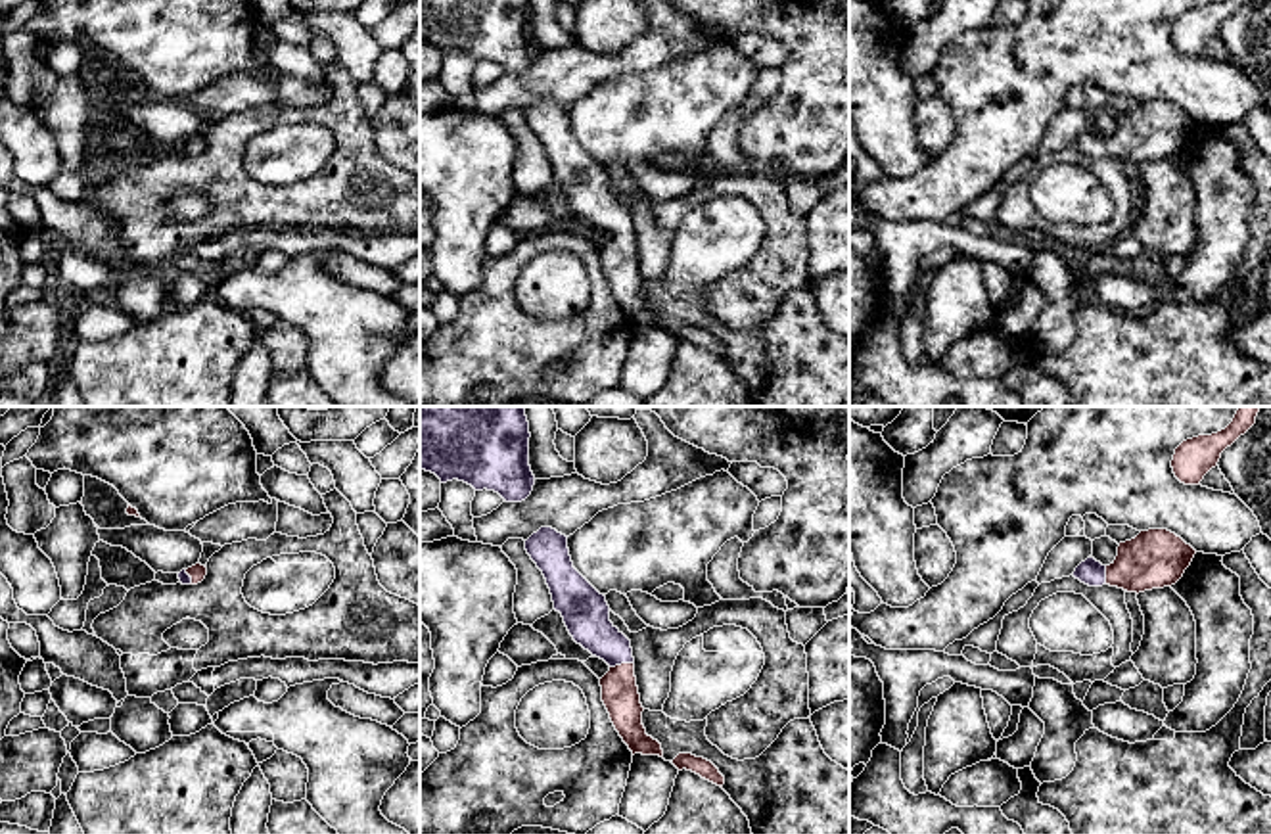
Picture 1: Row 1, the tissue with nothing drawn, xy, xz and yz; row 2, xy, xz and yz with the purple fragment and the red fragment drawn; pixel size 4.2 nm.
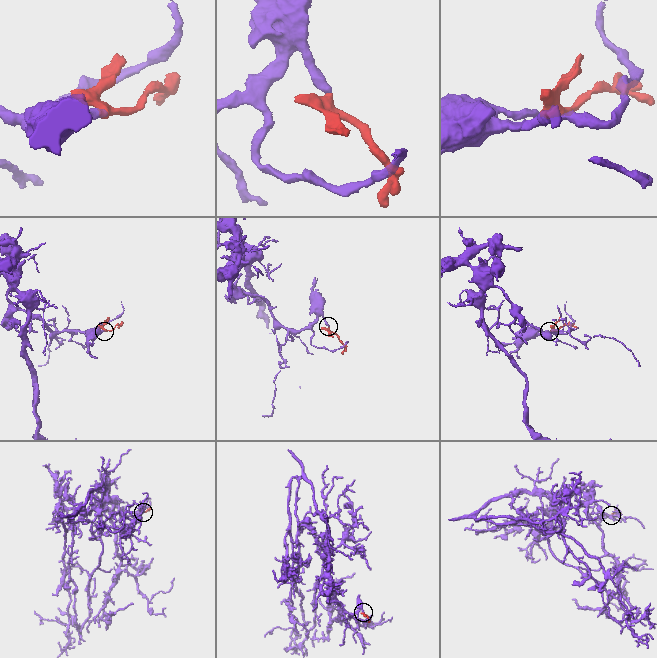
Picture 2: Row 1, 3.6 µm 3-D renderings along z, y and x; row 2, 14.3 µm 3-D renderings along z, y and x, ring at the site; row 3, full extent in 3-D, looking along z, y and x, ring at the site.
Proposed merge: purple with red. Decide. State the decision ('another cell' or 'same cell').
same cell

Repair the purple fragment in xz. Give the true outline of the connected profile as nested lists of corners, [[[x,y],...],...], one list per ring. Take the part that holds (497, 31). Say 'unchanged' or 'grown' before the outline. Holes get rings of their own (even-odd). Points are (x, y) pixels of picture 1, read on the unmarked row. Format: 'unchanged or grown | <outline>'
unchanged | [[[420,0],[420,38],[441,54],[458,50],[521,73],[535,56],[529,8],[529,0]]]

